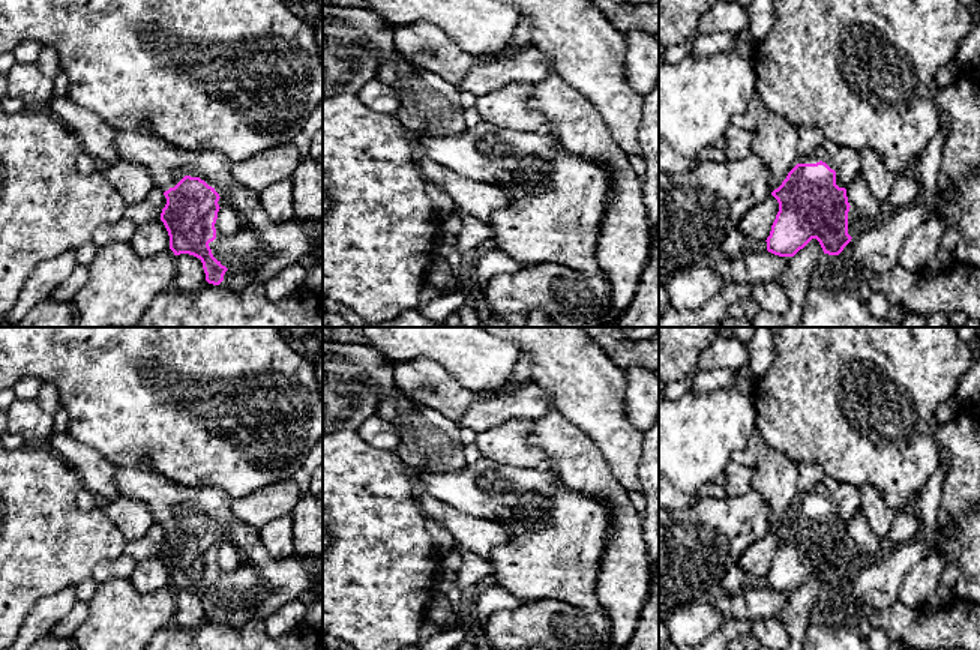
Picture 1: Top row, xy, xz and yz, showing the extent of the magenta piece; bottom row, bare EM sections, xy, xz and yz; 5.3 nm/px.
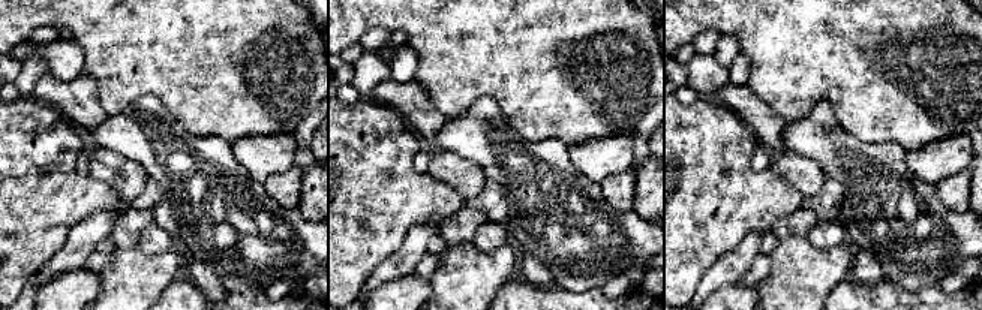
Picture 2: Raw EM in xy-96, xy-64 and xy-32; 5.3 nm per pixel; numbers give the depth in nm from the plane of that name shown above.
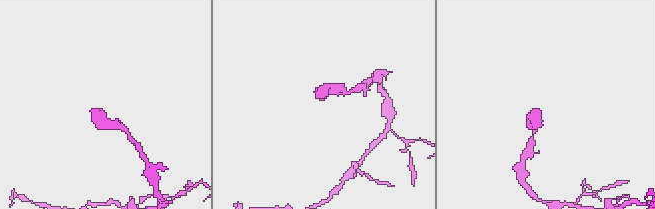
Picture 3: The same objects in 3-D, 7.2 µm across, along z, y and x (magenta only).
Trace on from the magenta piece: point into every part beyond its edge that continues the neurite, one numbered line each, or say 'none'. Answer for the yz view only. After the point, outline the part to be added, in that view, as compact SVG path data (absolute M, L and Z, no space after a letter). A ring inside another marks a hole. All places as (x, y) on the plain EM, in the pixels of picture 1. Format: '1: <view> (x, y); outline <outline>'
1: yz (812, 484); outline M797 462L798 465L798 498L816 500L825 498L836 507L836 521L848 525L854 513L861 509L860 488L833 480L812 462Z

